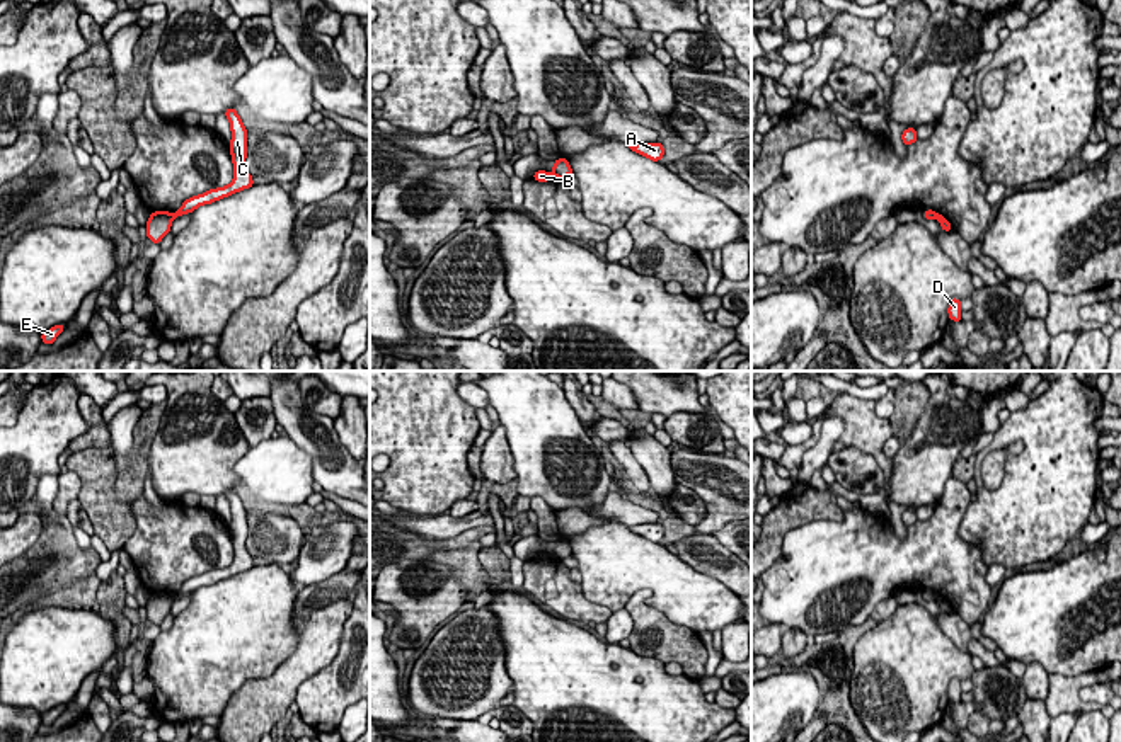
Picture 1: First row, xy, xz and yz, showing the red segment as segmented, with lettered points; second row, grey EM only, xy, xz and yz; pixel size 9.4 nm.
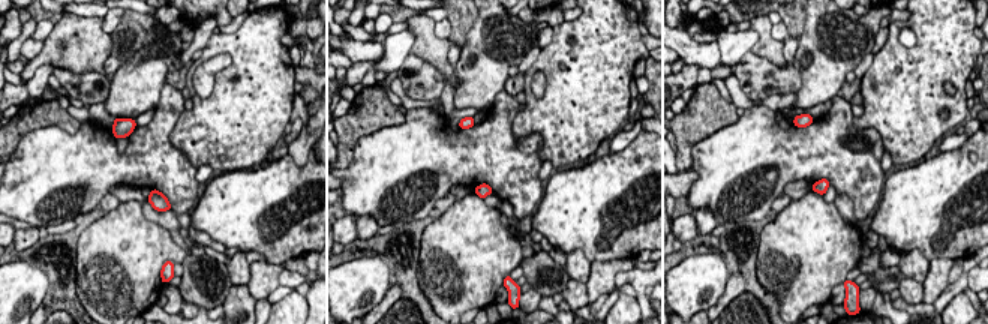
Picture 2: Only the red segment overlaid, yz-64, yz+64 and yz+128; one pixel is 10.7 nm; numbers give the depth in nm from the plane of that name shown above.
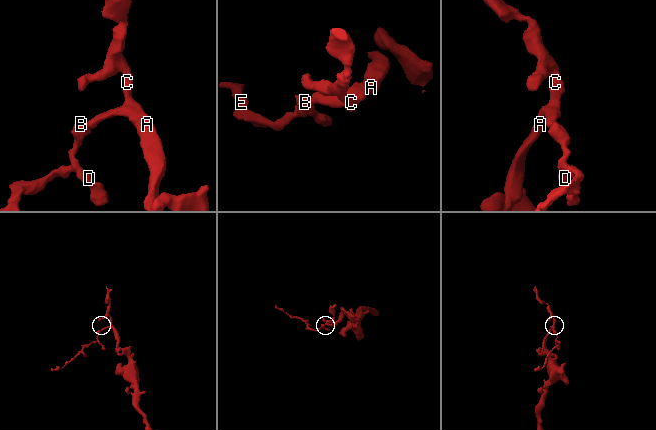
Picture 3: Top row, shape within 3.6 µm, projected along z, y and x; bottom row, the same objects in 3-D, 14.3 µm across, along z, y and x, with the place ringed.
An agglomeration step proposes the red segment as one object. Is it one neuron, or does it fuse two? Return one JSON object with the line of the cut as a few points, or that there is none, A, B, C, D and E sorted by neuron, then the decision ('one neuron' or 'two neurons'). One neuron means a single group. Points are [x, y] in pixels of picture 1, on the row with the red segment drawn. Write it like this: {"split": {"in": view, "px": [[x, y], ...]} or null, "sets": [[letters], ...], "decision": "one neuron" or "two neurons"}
{"split": {"in": "yz", "px": [[937, 213], [934, 216]]}, "sets": [["A", "C"], ["B", "D", "E"]], "decision": "two neurons"}

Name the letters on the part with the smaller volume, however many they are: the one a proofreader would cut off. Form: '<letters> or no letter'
B, D, E

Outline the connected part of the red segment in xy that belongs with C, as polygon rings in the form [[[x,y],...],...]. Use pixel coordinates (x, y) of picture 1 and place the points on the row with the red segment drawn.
[[[235,107],[227,109],[223,114],[230,121],[230,131],[232,131],[232,141],[228,143],[228,146],[233,163],[233,180],[225,187],[210,189],[203,194],[186,199],[181,209],[174,213],[174,216],[184,216],[186,213],[193,213],[199,206],[211,204],[215,201],[220,201],[223,197],[228,197],[235,192],[240,192],[254,186],[252,175],[245,167],[247,129],[240,116],[237,114]]]

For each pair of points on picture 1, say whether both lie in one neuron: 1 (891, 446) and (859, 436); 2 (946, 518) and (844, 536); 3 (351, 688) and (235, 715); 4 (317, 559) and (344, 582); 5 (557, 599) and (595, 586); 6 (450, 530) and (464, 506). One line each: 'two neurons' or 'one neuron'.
1: two neurons
2: one neuron
3: two neurons
4: two neurons
5: two neurons
6: two neurons

